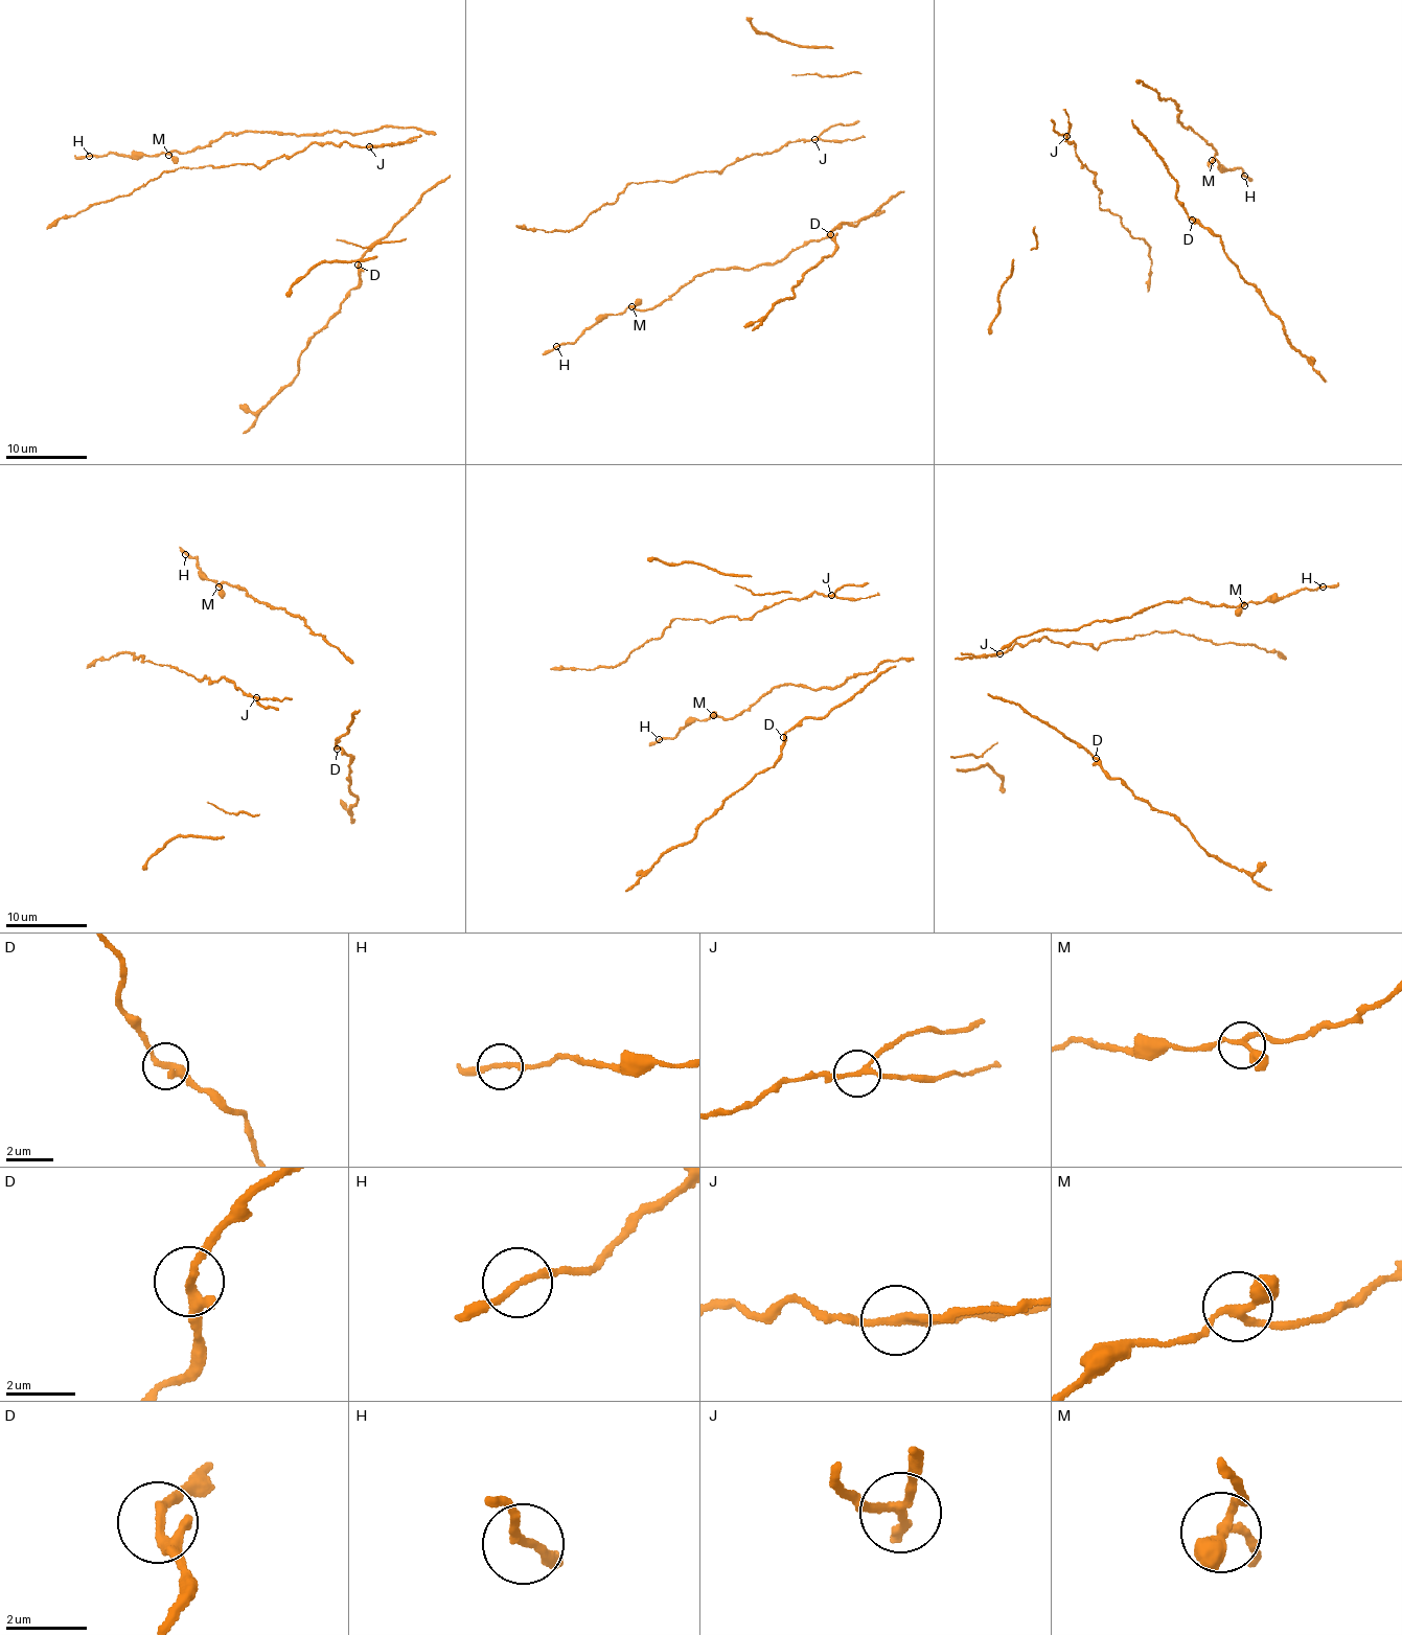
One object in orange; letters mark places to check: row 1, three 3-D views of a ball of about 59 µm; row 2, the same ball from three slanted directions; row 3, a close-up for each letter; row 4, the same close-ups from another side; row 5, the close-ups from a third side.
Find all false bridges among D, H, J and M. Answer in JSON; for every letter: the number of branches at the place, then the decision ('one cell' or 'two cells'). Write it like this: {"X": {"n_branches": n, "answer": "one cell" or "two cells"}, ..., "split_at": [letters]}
{"D": {"n_branches": 3, "answer": "one cell"}, "H": {"n_branches": 2, "answer": "one cell"}, "J": {"n_branches": 3, "answer": "two cells"}, "M": {"n_branches": 3, "answer": "one cell"}, "split_at": ["J"]}

